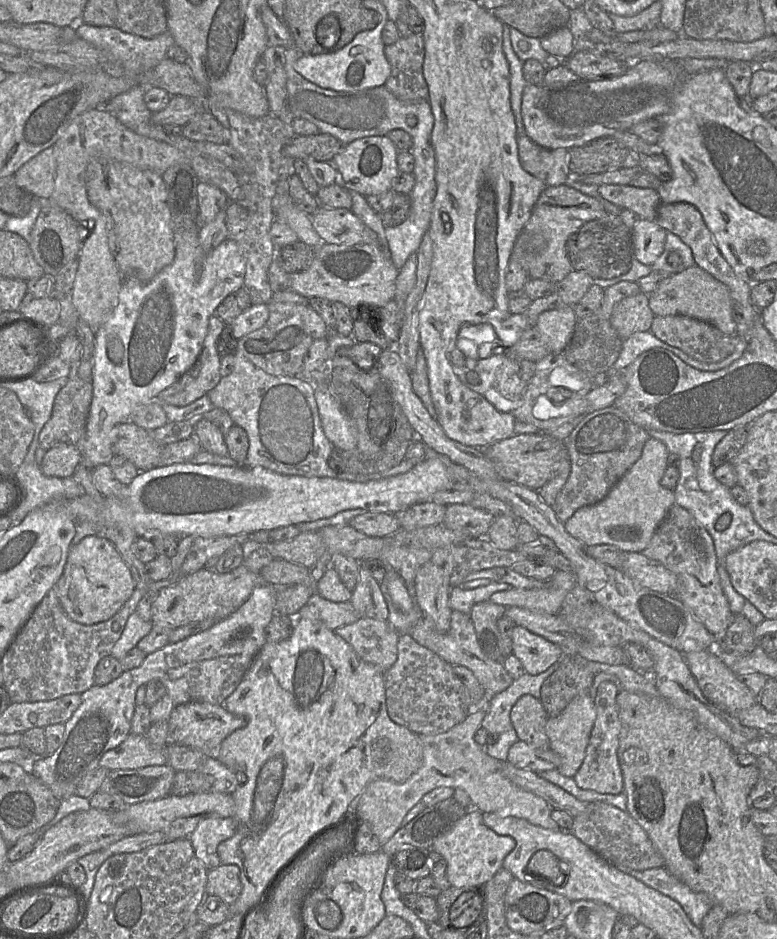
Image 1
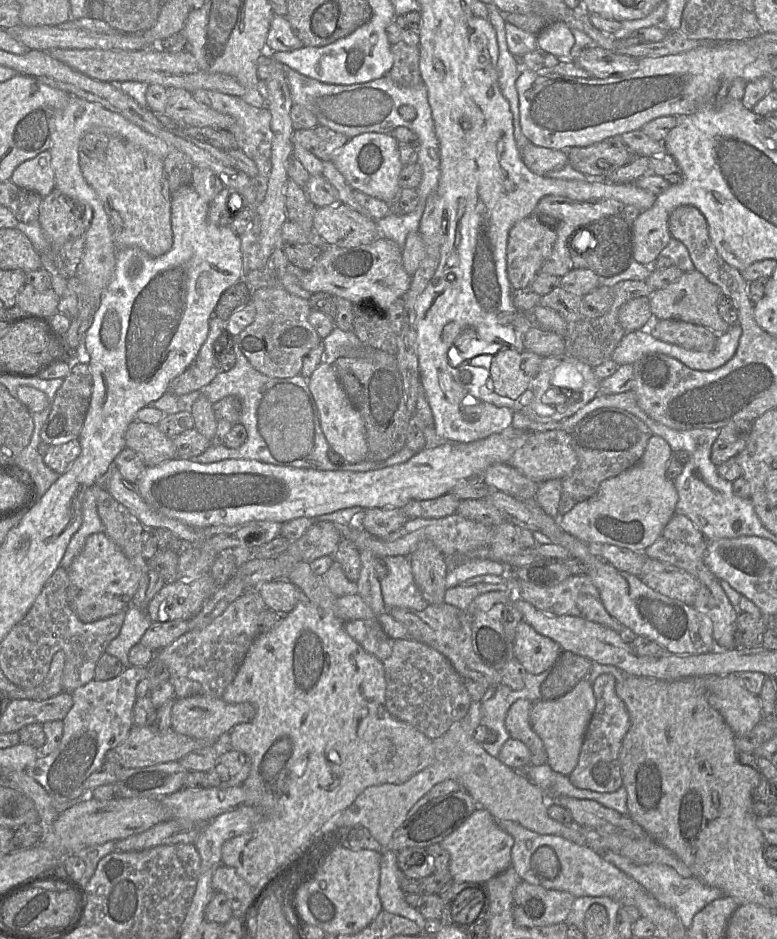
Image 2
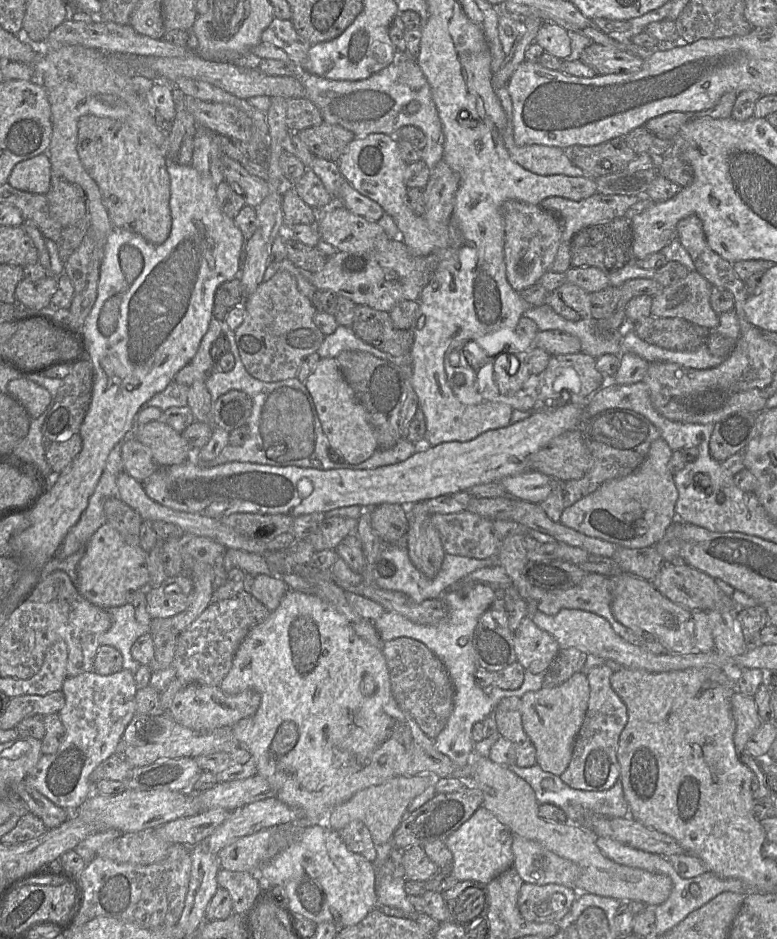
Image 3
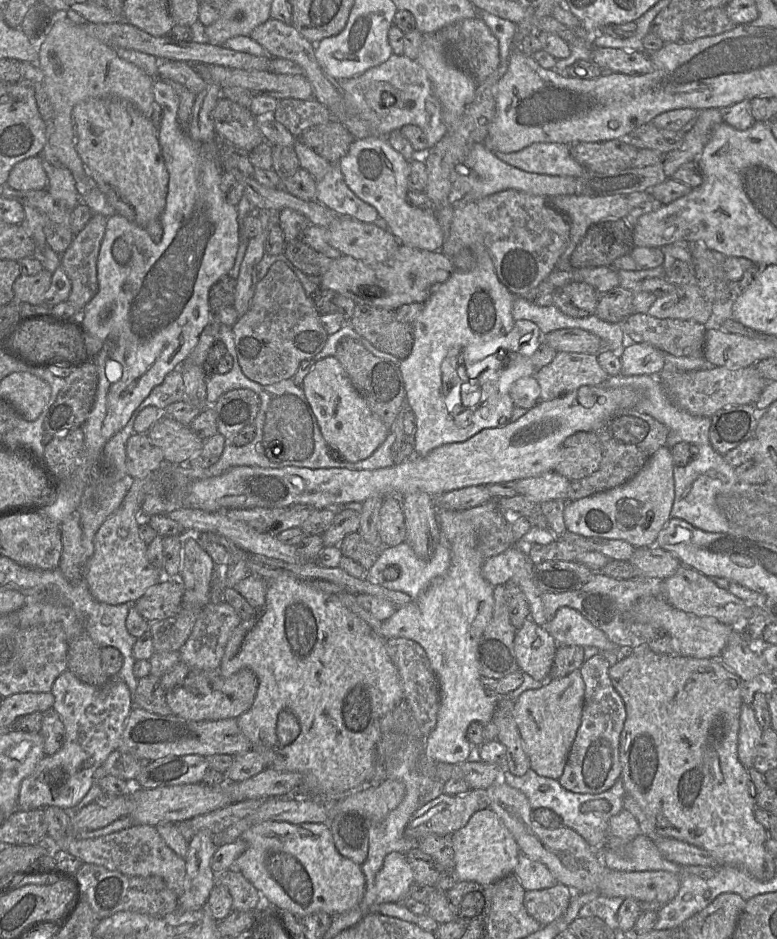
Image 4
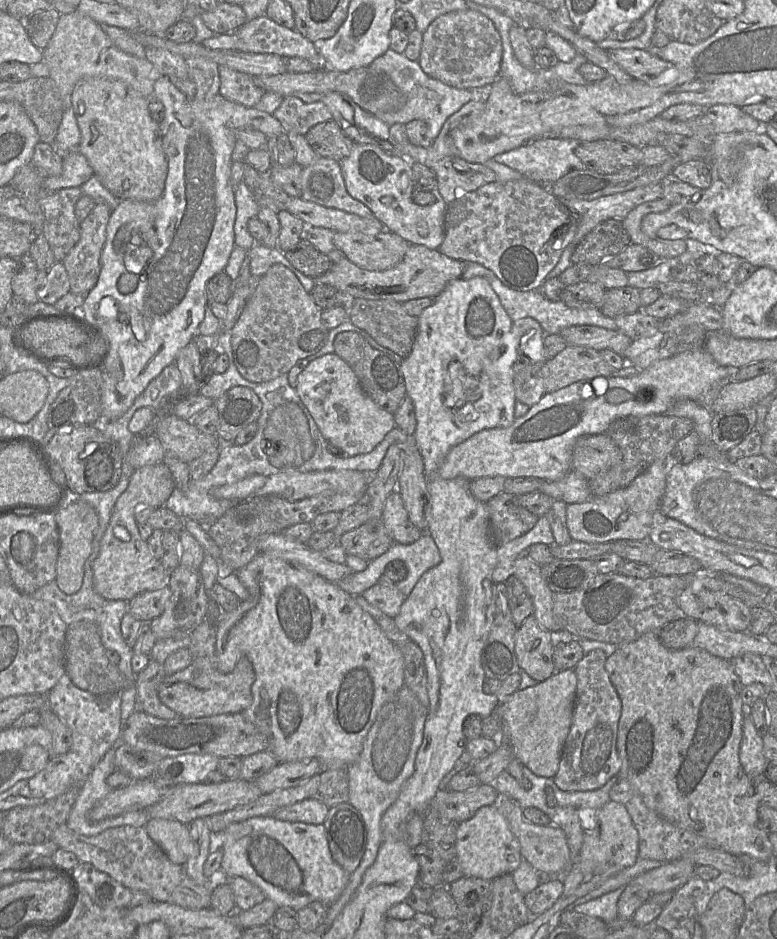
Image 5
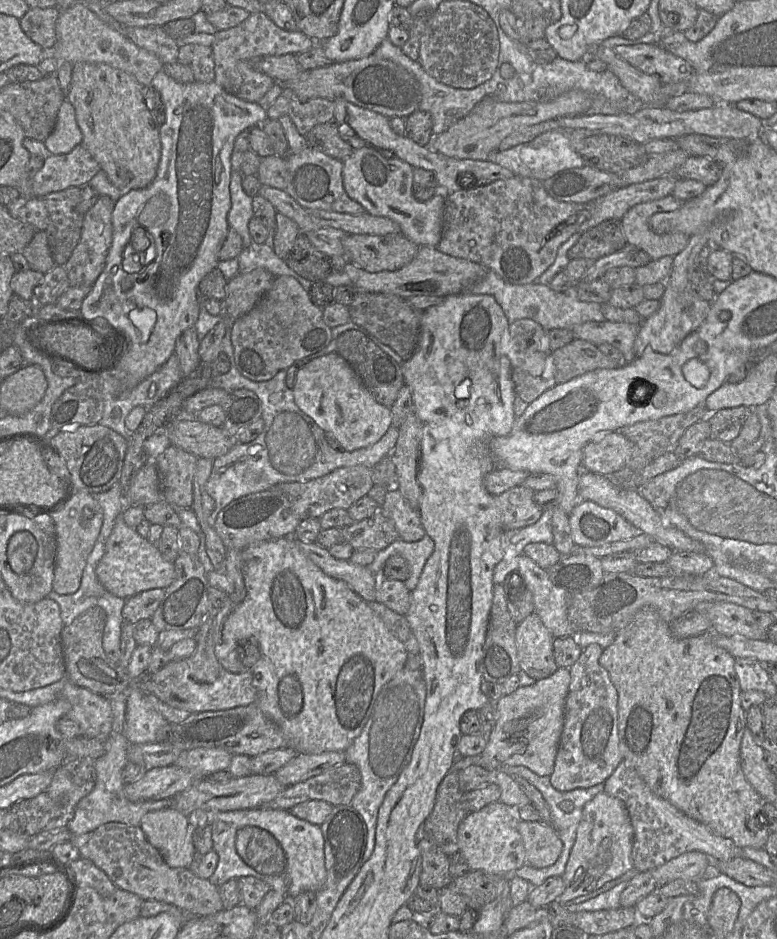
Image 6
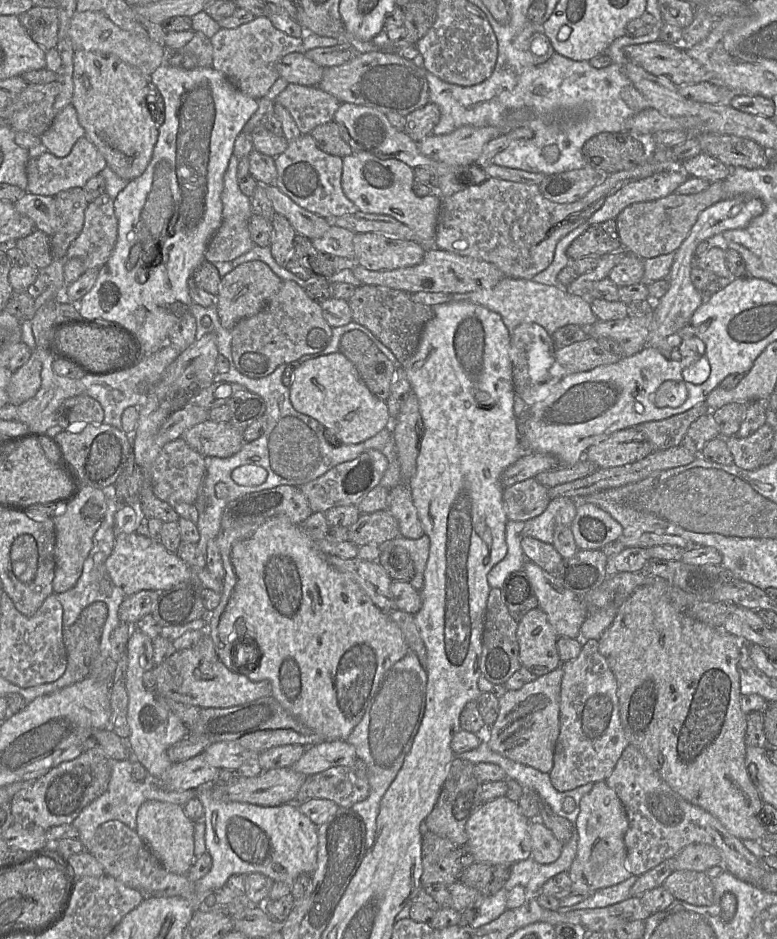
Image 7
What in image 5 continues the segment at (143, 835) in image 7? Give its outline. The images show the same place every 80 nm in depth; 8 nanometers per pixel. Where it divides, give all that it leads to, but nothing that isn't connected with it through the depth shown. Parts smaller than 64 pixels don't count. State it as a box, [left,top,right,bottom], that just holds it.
[145,818,191,865]

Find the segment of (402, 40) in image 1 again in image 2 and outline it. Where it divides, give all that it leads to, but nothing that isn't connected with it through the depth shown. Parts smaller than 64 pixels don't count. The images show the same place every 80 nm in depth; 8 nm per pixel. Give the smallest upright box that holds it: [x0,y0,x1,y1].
[387,41,423,87]

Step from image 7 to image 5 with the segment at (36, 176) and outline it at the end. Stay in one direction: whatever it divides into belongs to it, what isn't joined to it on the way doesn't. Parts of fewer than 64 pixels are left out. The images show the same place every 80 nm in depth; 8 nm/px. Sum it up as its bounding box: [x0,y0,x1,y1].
[44,149,94,190]

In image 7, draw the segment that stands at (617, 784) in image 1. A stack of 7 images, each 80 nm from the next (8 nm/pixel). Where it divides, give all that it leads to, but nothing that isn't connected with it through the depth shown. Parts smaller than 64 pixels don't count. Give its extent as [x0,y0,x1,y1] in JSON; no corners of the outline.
[549,641,629,792]

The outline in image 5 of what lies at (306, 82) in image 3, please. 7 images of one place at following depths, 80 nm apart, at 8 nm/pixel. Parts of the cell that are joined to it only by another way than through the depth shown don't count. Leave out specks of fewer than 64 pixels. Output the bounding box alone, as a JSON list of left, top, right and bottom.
[369,48,491,141]

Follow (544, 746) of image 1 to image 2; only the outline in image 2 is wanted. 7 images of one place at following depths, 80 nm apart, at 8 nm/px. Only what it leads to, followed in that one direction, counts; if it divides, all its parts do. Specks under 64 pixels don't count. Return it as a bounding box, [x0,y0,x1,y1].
[505,699,547,766]

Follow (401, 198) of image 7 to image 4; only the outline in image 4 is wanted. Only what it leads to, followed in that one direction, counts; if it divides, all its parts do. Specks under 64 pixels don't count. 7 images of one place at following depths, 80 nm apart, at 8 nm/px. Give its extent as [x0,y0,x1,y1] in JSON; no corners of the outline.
[337,135,445,251]

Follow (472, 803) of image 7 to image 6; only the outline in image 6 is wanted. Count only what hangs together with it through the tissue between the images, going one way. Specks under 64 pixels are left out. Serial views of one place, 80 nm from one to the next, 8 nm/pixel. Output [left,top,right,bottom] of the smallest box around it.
[423,768,468,857]

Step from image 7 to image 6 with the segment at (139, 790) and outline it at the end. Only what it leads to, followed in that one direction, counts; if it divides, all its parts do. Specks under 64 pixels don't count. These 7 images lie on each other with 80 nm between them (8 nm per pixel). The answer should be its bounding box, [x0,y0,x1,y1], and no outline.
[67,732,172,834]

